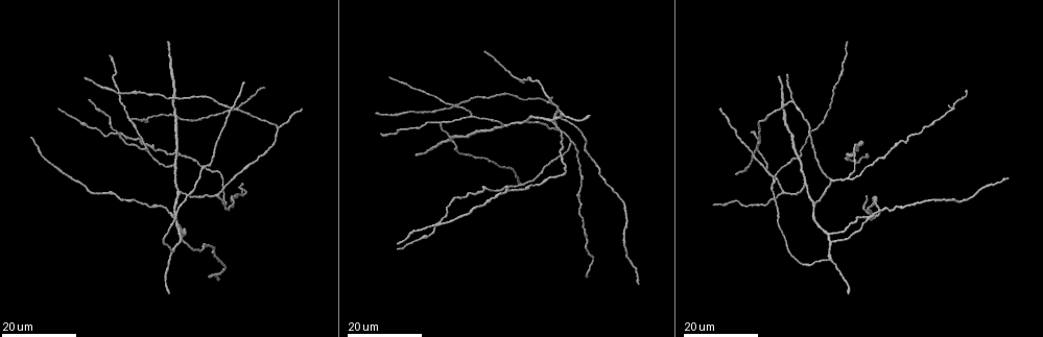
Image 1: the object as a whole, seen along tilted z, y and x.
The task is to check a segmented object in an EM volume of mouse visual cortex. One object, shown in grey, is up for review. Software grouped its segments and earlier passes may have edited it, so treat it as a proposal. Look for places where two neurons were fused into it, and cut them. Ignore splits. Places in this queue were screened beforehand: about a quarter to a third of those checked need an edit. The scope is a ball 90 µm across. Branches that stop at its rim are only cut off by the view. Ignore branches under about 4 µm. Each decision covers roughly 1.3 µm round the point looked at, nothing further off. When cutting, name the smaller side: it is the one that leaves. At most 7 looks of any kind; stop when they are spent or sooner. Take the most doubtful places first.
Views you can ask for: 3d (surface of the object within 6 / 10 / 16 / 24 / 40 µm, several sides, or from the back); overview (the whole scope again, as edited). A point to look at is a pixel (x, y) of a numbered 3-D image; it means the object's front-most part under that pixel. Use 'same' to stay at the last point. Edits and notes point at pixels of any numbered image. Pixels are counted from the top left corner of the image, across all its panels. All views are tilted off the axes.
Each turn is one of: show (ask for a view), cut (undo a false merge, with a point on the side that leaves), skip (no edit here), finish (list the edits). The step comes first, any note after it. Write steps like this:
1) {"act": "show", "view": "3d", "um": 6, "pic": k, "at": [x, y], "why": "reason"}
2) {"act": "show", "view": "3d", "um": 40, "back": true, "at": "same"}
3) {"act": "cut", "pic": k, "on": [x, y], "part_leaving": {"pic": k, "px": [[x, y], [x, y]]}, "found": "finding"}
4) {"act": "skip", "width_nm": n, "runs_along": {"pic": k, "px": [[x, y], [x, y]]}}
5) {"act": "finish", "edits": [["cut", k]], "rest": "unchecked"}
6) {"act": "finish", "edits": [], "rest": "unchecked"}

{"act": "show", "view": "3d", "um": 16, "pic": 1, "at": [804, 185], "why": "three arms meet"}

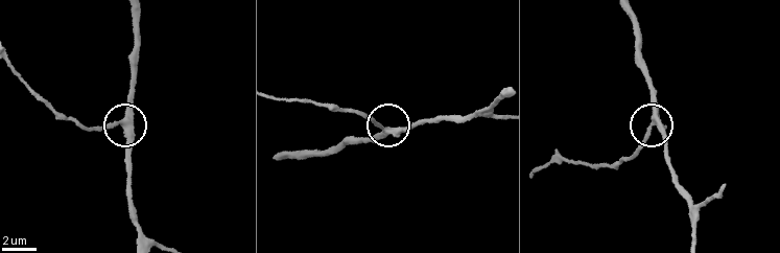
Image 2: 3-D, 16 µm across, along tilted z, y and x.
{"act": "show", "view": "3d", "um": 10, "pic": 2, "at": [652, 126]}

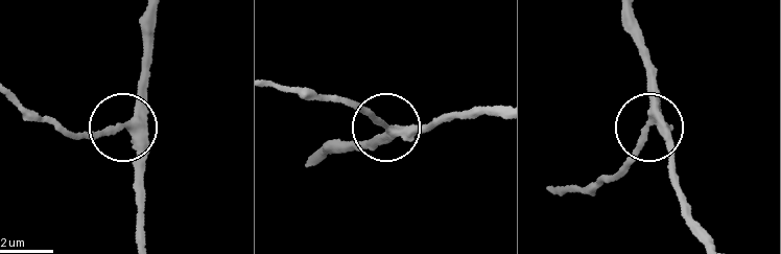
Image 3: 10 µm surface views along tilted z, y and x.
{"act": "skip", "side_arm_um": 38, "runs_along": {"pic": 3, "px": [[708, 240], [681, 195], [670, 138], [649, 119], [651, 53]]}, "found": "one neuron here"}

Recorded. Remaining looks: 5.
{"act": "show", "view": "3d", "um": 24, "pic": 1, "at": [560, 118], "why": "three arms meet"}

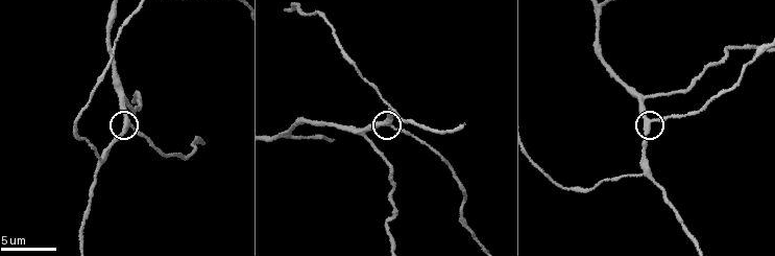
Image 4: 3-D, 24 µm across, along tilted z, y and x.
{"act": "show", "view": "3d", "um": 10, "pic": 4, "at": [650, 120], "why": "zoom in"}

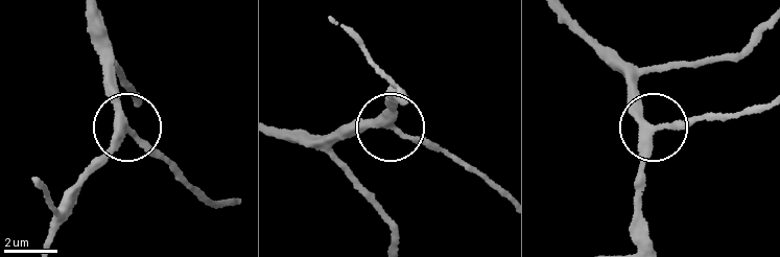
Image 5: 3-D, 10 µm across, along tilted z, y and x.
{"act": "skip", "runs_along": {"pic": 5, "px": [[90, 17], [108, 88], [133, 133], [168, 156]]}, "found": "one neuron here"}

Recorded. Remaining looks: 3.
{"act": "show", "view": "3d", "um": 24, "pic": 1, "at": [571, 142], "why": "arms part here"}

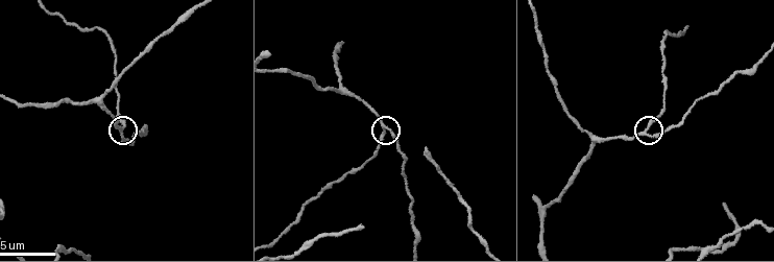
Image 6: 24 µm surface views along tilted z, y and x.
{"act": "show", "view": "3d", "um": 6, "pic": 6, "at": [645, 133]}

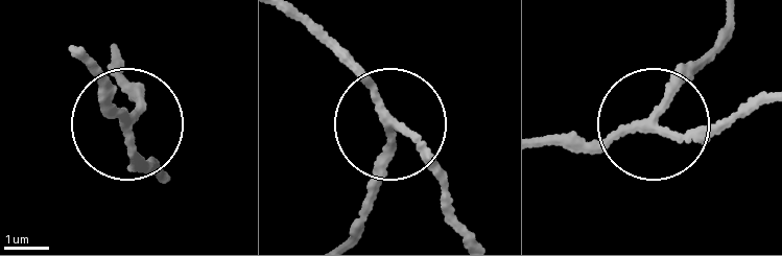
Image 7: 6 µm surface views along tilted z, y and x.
{"act": "skip", "width_nm": 170, "runs_along": {"pic": 7, "px": [[286, 12], [366, 80], [431, 171], [453, 228]]}, "found": "continuous, no second neuron"}

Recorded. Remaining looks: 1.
{"act": "finish", "edits": [], "rest": "unchecked"}

